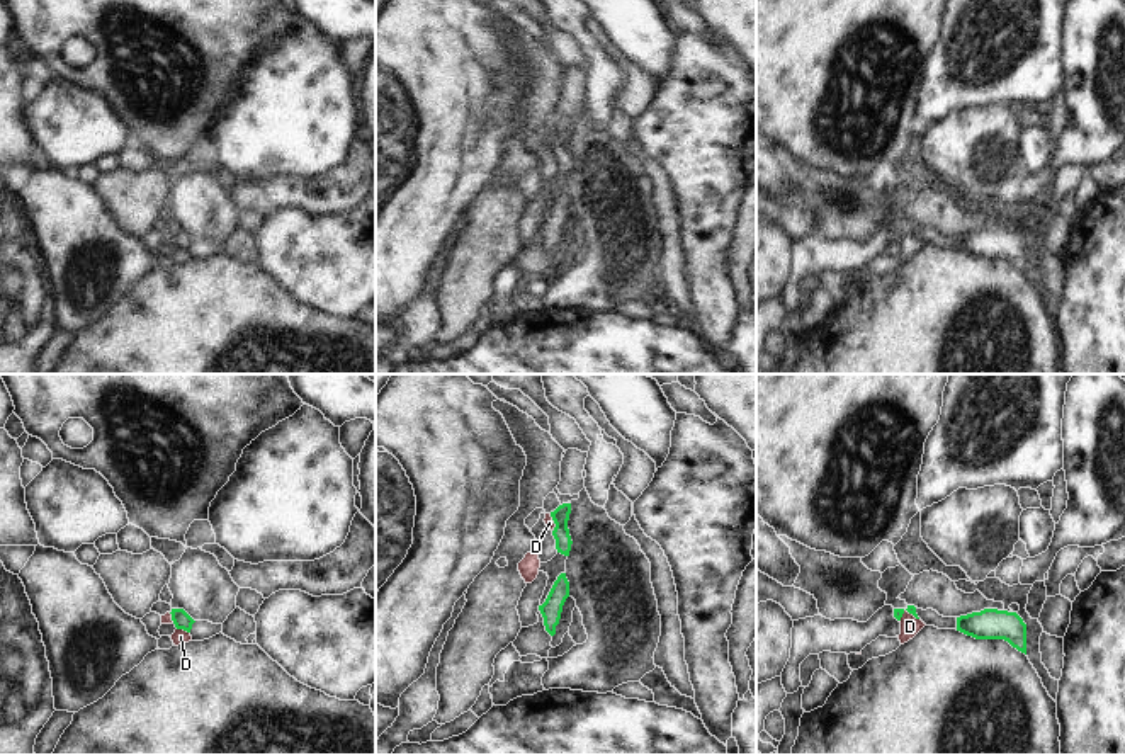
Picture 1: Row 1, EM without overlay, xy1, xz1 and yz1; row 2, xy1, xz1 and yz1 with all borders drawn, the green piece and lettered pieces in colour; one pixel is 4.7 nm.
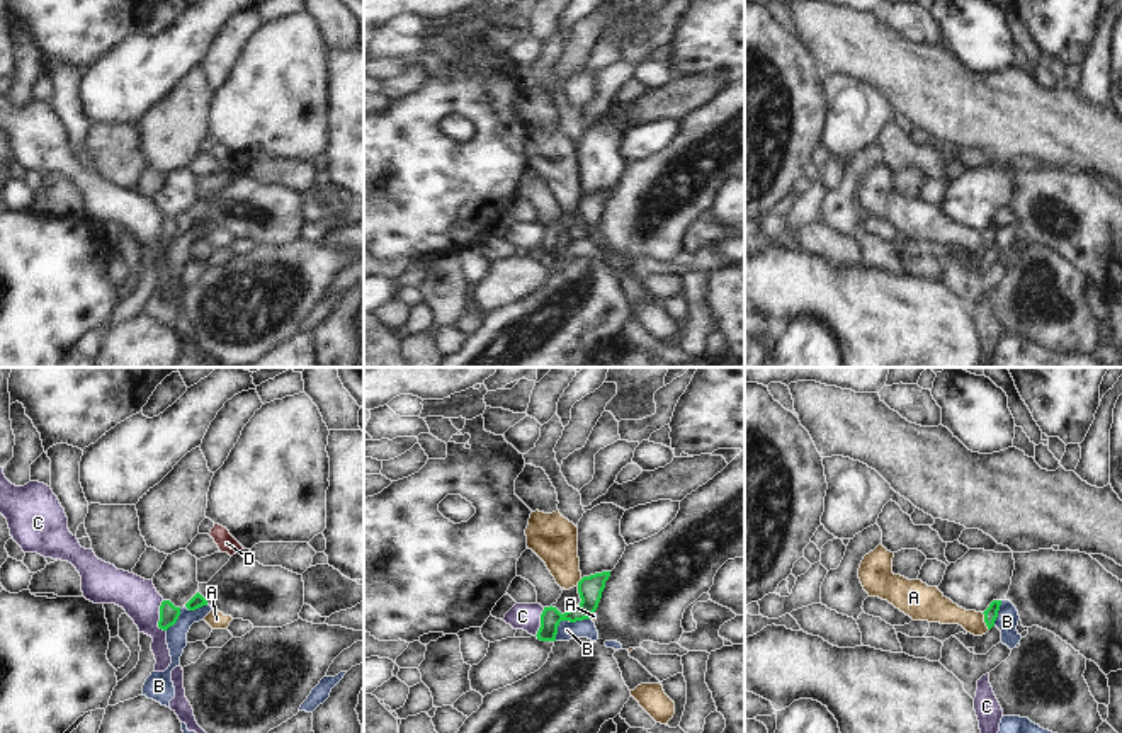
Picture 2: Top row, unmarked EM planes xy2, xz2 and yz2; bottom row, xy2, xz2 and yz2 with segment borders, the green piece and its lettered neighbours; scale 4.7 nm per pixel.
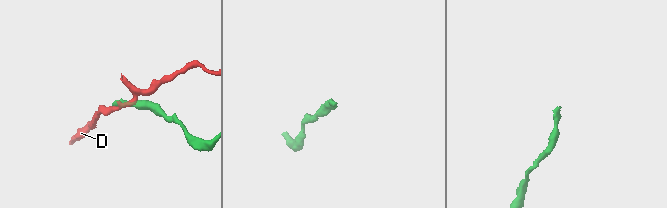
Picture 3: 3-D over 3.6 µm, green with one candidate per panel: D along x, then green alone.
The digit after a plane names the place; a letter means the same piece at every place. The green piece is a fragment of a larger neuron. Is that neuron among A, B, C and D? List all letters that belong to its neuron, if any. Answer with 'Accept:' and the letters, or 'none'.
Accept: none

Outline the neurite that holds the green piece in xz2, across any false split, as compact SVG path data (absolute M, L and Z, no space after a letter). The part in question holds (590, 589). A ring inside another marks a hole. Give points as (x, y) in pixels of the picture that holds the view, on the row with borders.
M610 571L595 573L590 577L583 577L578 582L578 594L581 602L576 607L571 607L564 614L561 614L556 607L544 607L541 614L541 628L537 631L537 639L541 641L556 641L558 626L561 621L583 621L590 619L590 616L597 611L598 602L602 599L602 592L605 588L605 582L609 580Z

